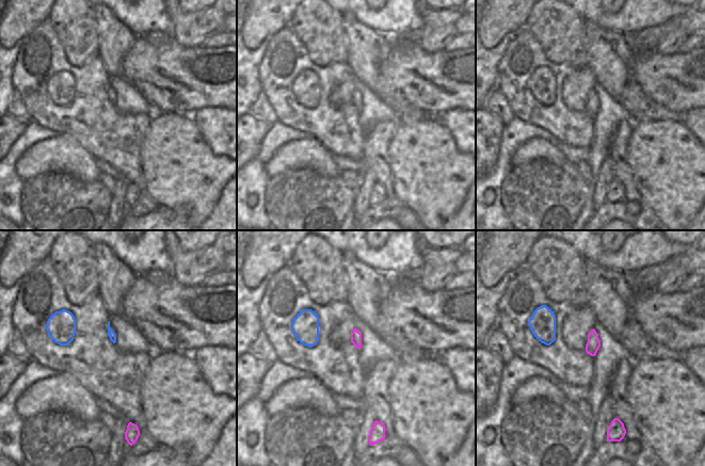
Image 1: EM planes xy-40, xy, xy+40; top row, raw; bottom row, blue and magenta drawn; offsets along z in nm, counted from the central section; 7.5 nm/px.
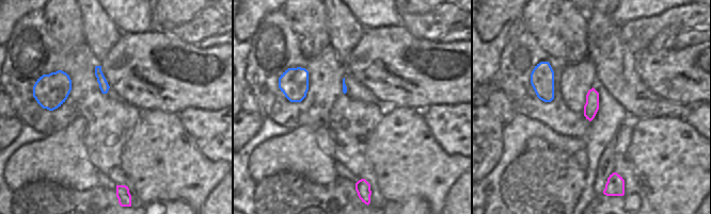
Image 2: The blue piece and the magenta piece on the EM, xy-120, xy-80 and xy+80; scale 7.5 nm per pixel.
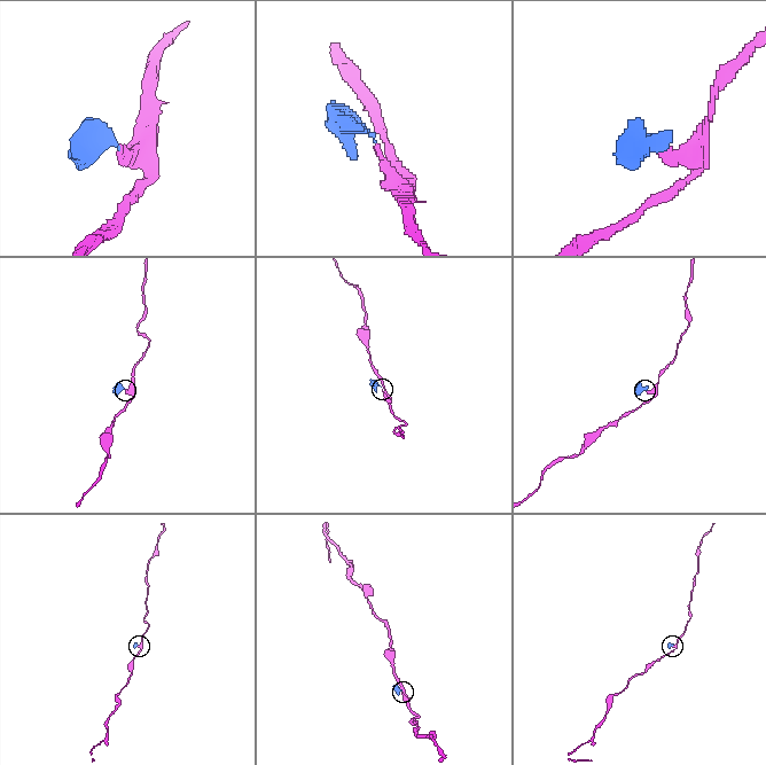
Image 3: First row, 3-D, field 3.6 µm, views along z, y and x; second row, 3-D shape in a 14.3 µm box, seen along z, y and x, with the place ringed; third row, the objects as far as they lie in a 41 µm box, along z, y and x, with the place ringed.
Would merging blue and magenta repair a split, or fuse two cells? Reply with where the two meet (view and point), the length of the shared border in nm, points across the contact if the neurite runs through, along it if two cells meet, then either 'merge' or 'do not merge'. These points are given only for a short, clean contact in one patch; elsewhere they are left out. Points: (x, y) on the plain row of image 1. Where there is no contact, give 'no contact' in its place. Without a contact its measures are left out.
no contact | merge

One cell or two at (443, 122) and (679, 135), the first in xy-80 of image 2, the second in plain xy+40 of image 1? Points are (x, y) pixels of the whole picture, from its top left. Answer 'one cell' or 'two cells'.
two cells

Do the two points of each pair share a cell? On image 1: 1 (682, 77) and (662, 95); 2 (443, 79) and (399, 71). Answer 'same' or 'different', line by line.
1: same
2: same

